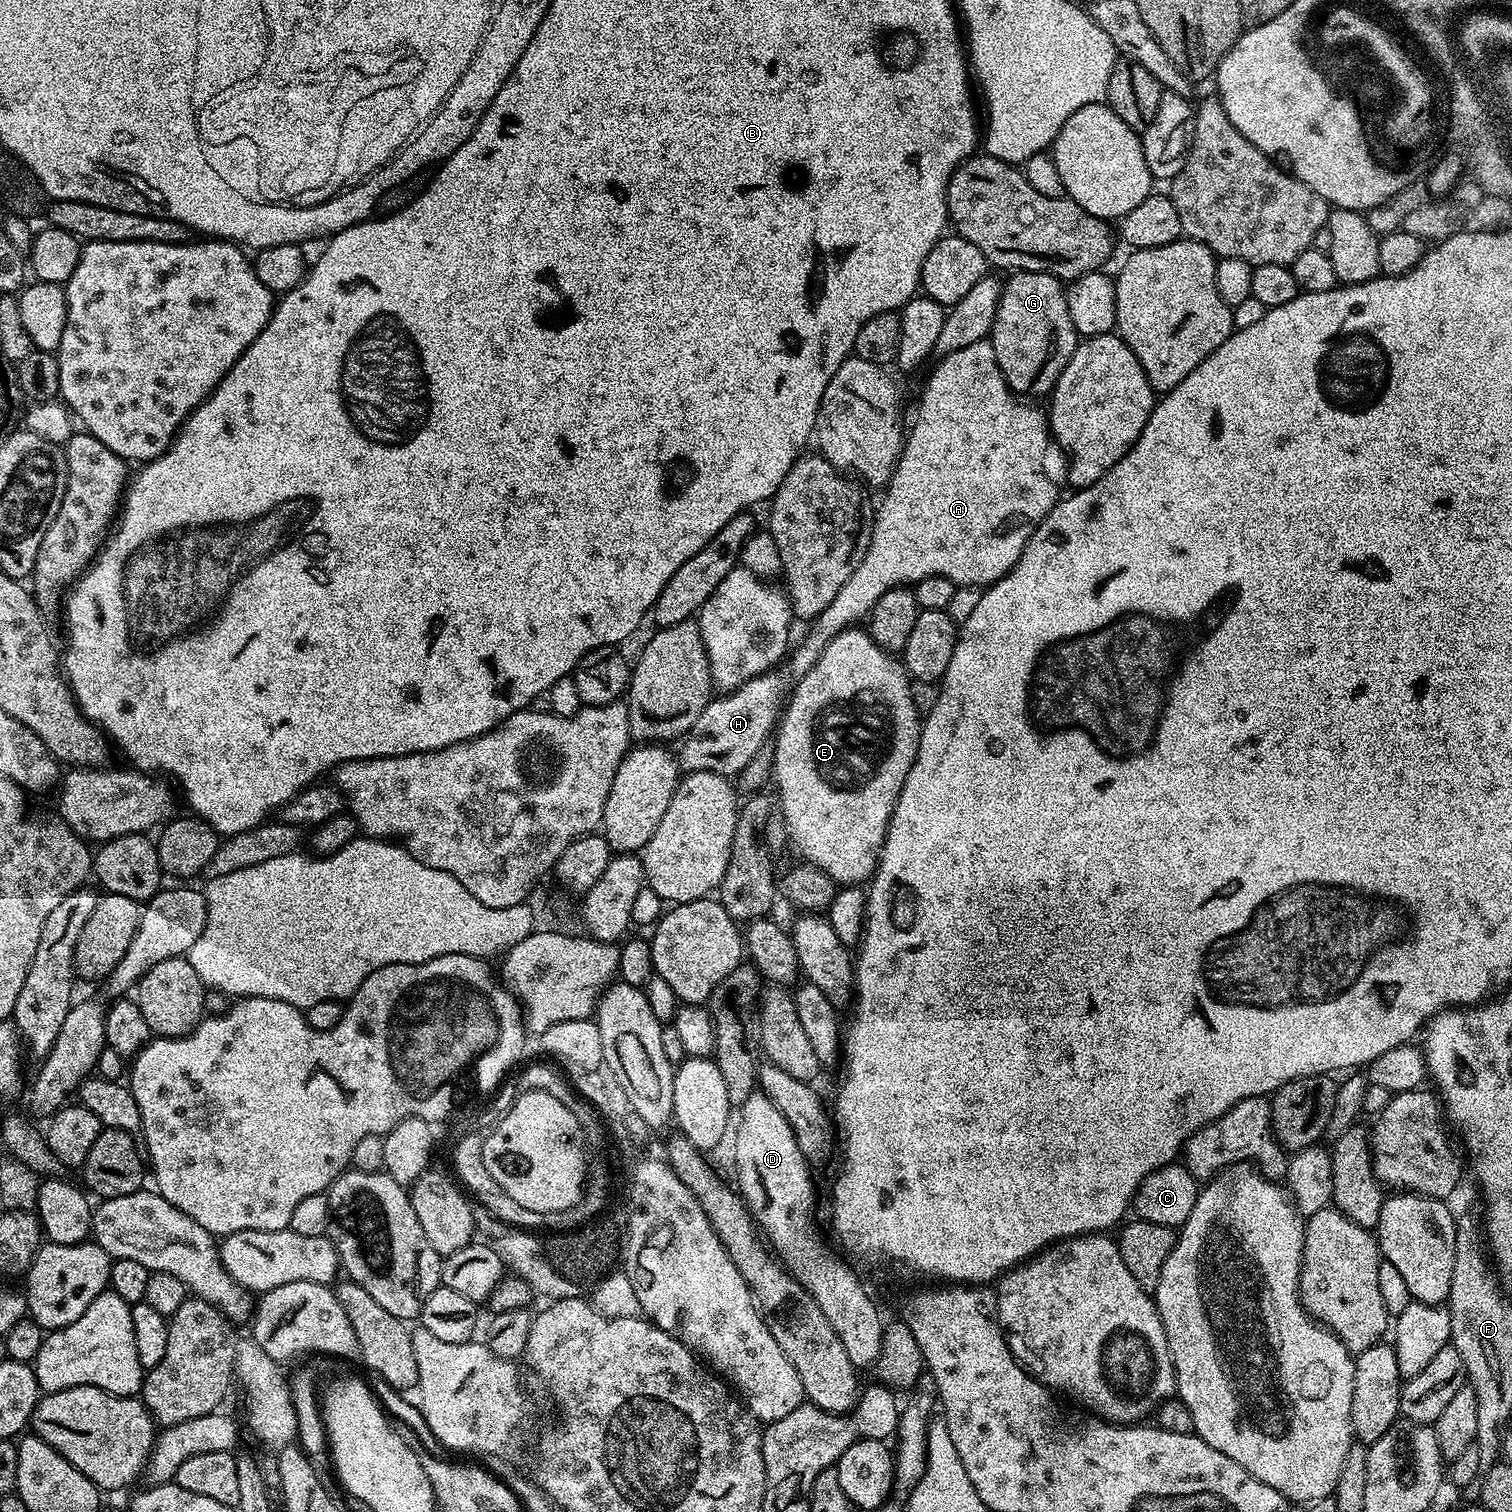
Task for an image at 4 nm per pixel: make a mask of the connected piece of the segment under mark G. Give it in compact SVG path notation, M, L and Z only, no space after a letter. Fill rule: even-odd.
M1019 270L1013 271L1009 280L1003 281L1000 289L1000 301L998 302L998 310L994 314L994 326L990 333L990 343L994 350L994 358L998 362L1000 372L1004 376L1004 380L1008 383L1008 387L1013 392L1024 398L1036 398L1032 396L1047 397L1052 391L1052 387L1056 385L1056 379L1062 374L1062 370L1066 370L1066 362L1070 362L1070 358L1074 354L1078 343L1078 337L1074 330L1074 322L1070 322L1070 306L1068 305L1068 293L1065 285L1057 276L1051 276L1045 272L1022 272Z

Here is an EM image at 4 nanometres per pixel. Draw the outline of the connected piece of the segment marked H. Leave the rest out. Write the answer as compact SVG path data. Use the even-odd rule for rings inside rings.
M775 671L764 672L733 692L709 700L706 710L702 710L698 722L694 722L691 732L679 745L678 764L685 773L713 772L732 778L735 772L743 773L757 759L764 742L773 735L786 696L784 680L776 675Z

